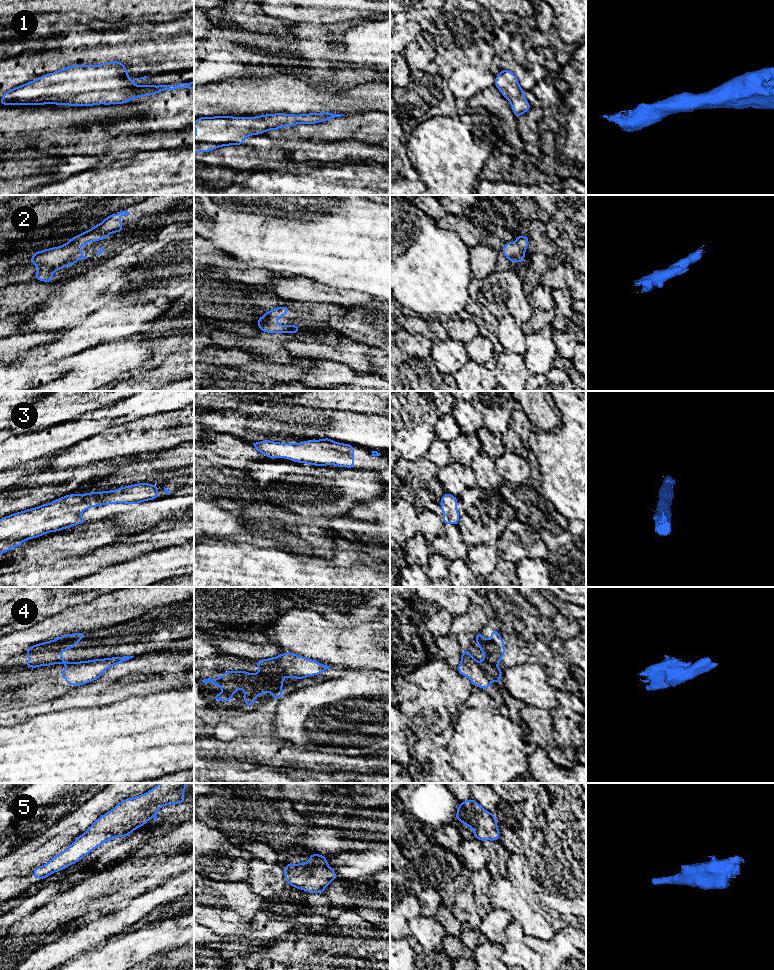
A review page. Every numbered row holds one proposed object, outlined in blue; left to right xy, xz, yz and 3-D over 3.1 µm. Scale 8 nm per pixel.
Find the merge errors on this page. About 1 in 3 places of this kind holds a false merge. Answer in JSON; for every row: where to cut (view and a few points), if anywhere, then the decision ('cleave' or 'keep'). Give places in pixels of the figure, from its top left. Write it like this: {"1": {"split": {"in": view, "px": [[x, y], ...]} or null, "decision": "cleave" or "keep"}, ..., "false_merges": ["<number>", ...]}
{"1": {"split": null, "decision": "keep"}, "2": {"split": null, "decision": "keep"}, "3": {"split": null, "decision": "keep"}, "4": {"split": null, "decision": "keep"}, "5": {"split": null, "decision": "keep"}, "false_merges": []}

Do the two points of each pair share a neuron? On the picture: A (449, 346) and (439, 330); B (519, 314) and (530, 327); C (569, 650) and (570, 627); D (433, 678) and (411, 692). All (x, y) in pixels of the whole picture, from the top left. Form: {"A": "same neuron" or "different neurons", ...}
{"A": "different neurons", "B": "different neurons", "C": "different neurons", "D": "different neurons"}

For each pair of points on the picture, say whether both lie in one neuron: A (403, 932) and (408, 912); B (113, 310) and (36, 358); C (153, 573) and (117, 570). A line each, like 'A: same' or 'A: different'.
A: same
B: same
C: same

